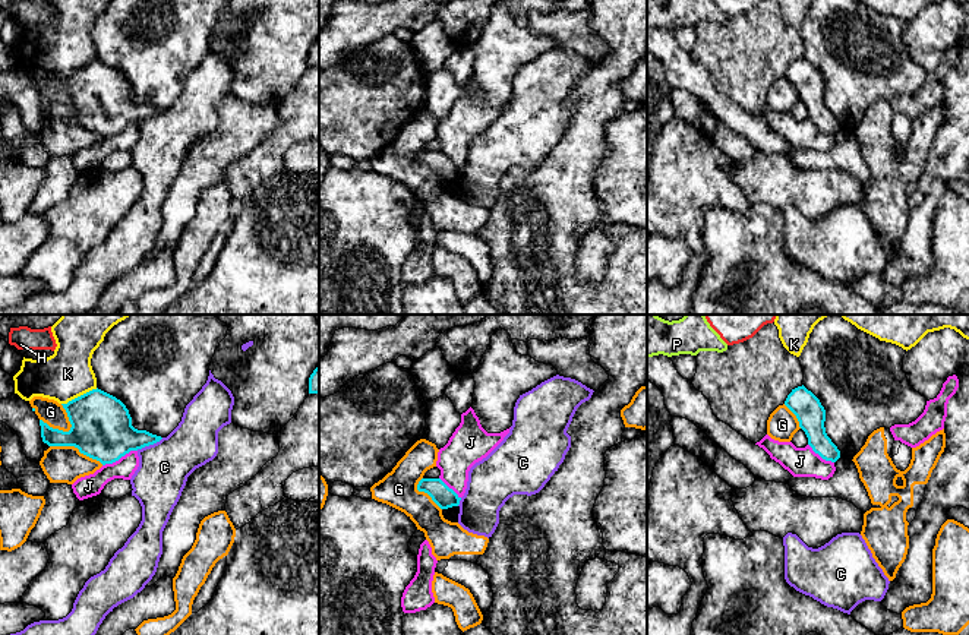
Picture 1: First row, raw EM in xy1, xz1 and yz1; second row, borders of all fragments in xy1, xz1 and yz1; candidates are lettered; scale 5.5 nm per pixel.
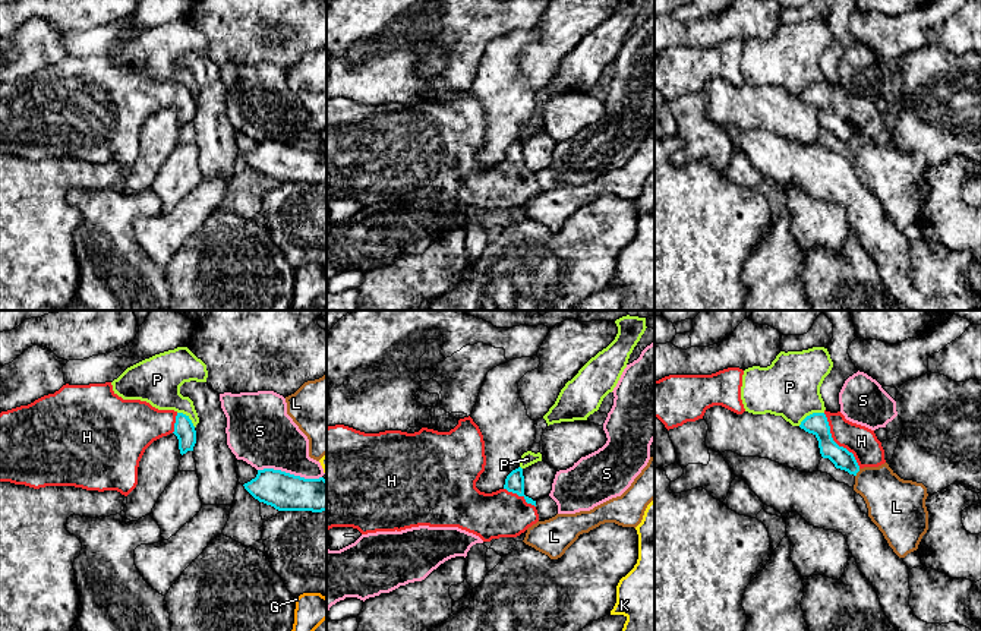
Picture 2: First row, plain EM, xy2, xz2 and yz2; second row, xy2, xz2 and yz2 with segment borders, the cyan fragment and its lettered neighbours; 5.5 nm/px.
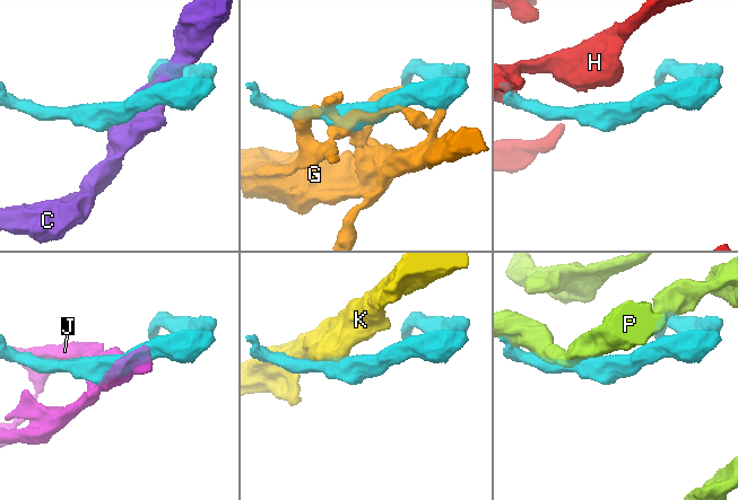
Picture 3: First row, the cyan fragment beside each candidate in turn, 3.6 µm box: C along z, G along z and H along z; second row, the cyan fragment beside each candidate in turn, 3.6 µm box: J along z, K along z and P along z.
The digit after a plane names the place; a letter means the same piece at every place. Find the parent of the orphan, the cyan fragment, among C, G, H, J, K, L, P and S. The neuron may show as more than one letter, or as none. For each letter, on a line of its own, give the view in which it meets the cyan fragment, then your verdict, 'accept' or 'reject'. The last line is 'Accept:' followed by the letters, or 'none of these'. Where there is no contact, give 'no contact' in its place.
C: contact in xy1; reject
G: contact in xy1; reject
H: contact in yz2; accept
J: contact in xy1; reject
K: contact in xy1; reject
L: contact in yz2; reject
P: contact in yz2; reject
S: contact in xy2; reject
Accept: H

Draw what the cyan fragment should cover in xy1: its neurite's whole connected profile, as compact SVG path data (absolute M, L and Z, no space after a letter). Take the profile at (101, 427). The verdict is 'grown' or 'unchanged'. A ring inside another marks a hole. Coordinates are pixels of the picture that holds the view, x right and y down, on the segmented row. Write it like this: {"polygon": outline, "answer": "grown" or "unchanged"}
{"polygon": "M98 388L61 405L72 424L70 430L53 429L40 420L42 442L48 446L75 446L102 465L162 439L135 429L126 405Z", "answer": "unchanged"}

